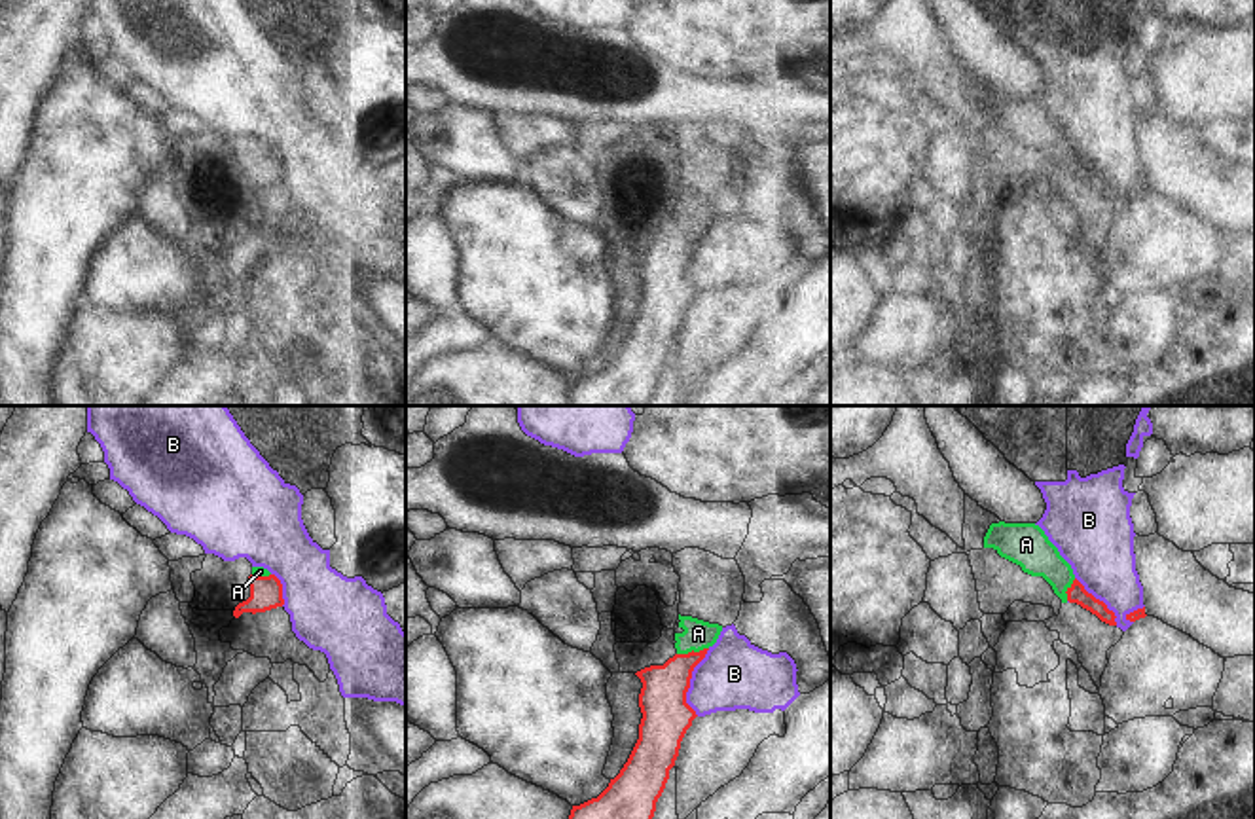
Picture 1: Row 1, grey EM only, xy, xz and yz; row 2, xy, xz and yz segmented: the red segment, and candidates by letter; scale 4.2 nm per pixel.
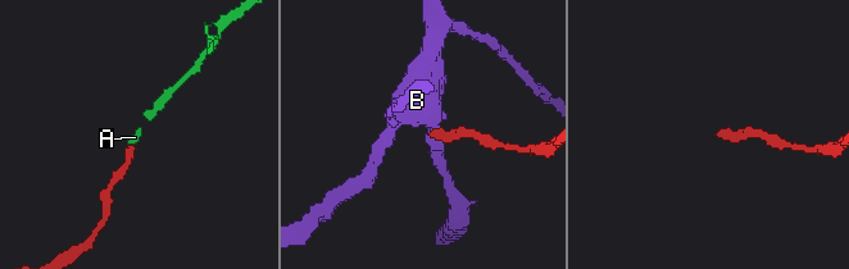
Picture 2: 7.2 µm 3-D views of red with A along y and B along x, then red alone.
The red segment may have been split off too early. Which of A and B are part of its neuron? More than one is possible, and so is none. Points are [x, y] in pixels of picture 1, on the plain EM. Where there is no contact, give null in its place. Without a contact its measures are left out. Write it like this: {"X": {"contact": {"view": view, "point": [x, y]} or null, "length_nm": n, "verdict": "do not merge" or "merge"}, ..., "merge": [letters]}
{"A": {"contact": {"view": "xz", "point": [692, 226]}, "length_nm": 140, "verdict": "merge"}, "B": {"contact": {"view": "xz", "point": [689, 258]}, "length_nm": 300, "verdict": "do not merge"}, "merge": ["A"]}

